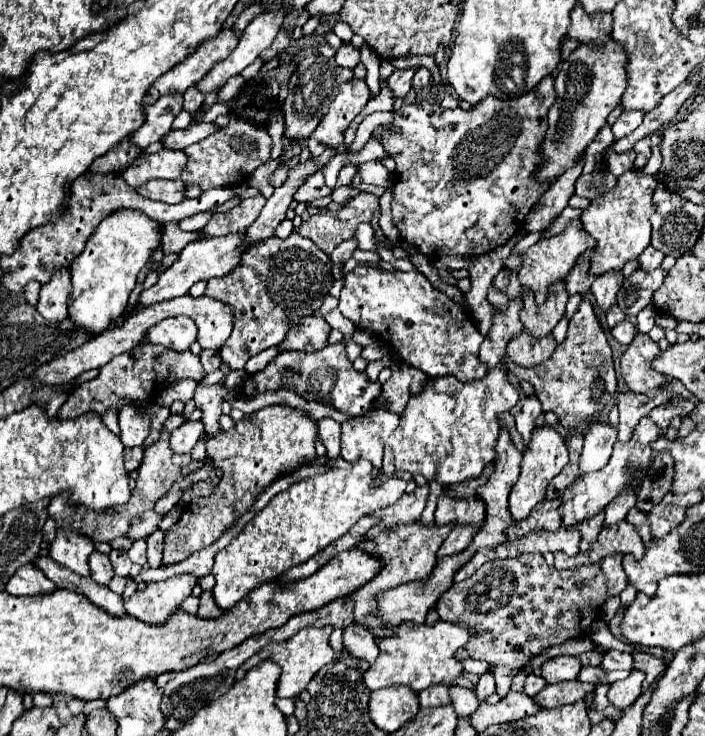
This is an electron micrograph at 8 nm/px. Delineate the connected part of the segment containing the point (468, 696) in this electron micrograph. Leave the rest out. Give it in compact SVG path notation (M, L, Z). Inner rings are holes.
M456 684L450 688L450 698L452 698L452 706L456 710L456 716L464 718L464 720L468 720L468 716L472 716L472 712L476 712L476 708L480 706L474 690L468 690L468 688L462 688Z

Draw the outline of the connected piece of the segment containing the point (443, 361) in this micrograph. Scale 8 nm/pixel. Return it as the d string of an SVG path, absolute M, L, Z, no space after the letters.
M356 266L346 278L344 278L344 290L340 294L340 312L354 322L356 328L370 330L378 338L382 336L382 342L390 348L390 352L396 354L396 360L404 360L410 366L422 370L426 376L456 376L462 382L482 379L488 373L487 366L478 360L478 348L484 337L472 322L472 316L460 308L460 304L454 304L452 298L448 298L444 292L434 288L428 278L416 270L412 272L388 272L378 270L378 266Z

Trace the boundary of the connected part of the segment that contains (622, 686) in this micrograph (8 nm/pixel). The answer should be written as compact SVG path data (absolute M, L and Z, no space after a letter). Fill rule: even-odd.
M632 670L632 674L626 680L614 682L608 690L610 704L622 710L628 708L628 704L634 704L636 698L642 694L642 682L644 682L644 676L642 672L636 672L636 670Z

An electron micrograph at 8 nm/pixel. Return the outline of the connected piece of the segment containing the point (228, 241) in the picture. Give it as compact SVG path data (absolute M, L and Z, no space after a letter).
M228 234L228 236L220 236L220 238L204 238L204 240L190 242L178 254L178 260L160 274L158 282L152 288L142 290L142 294L138 298L138 304L148 306L148 304L154 304L154 302L184 296L184 294L188 294L190 286L196 284L198 280L210 280L214 276L226 276L240 262L240 254L236 252L236 248L242 244L242 240L244 240L244 234Z

